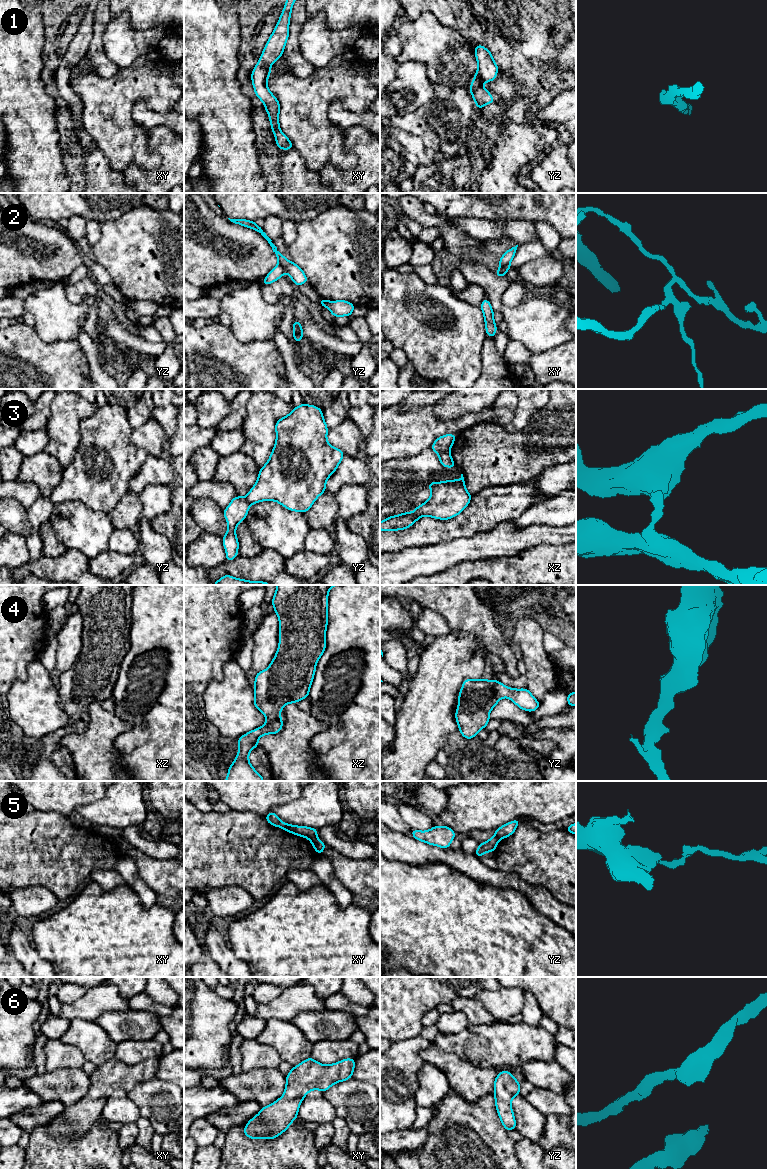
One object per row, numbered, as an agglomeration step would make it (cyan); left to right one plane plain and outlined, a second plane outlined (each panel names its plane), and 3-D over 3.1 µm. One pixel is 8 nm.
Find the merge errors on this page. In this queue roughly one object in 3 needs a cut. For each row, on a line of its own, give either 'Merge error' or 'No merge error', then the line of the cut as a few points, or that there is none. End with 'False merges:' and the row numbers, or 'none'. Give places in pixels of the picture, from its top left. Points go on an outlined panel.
1: No merge error. No split
2: Merge error. Split along yz (287, 260), (284, 265), (279, 264)
3: Merge error. Split along xz (448, 451), (438, 453)
4: No merge error. No split
5: Merge error. Split along xy (315, 836), (308, 838)
6: No merge error. No split
False merges: 2, 3, 5

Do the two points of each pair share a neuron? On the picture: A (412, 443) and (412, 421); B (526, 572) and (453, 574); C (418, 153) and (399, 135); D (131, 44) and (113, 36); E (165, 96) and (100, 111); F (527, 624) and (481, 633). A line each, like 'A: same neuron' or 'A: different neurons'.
A: same neuron
B: same neuron
C: same neuron
D: same neuron
E: same neuron
F: different neurons

